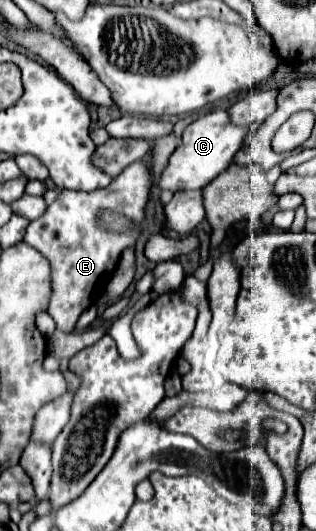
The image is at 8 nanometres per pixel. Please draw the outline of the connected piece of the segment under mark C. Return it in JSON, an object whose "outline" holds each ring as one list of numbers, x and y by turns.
{"outline":[[213,110,205,116,199,116,183,130,181,146,177,146,177,150,169,158,169,164,165,166,165,172,161,172,161,180,157,182,157,188,171,192,201,190,233,162,233,156,245,142,245,136,251,134,251,130,253,128,247,126,233,126,225,110]]}

